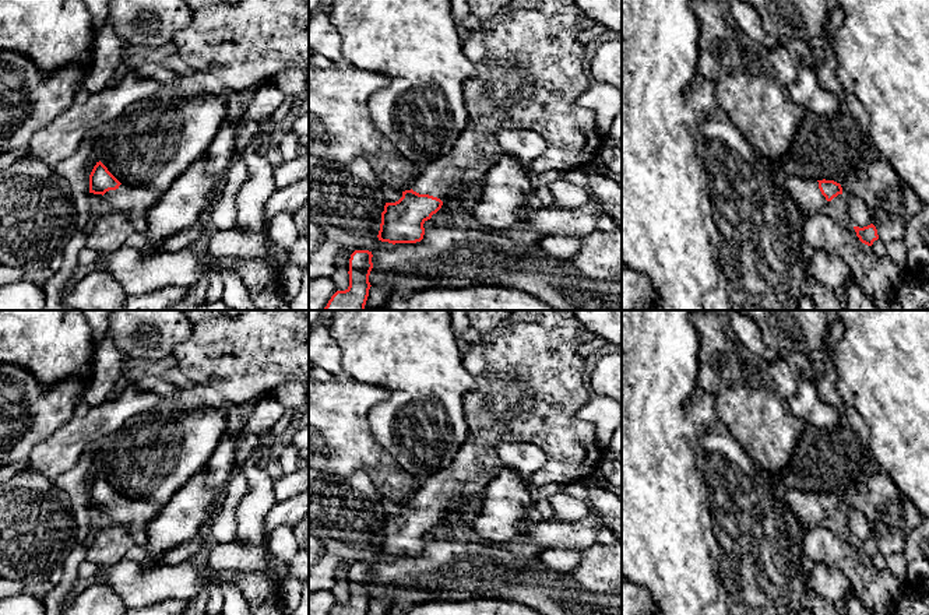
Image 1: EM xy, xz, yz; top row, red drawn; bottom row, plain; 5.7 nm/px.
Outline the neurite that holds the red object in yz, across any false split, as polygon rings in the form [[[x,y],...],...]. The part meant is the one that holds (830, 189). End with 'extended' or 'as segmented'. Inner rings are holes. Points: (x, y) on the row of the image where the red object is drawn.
[[[784,176],[782,180],[803,219],[824,211],[828,201],[842,194],[841,184],[834,180],[802,179],[798,176]]]; extended

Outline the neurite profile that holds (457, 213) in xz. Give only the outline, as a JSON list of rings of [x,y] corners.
[[[482,183],[475,190],[471,190],[465,198],[444,201],[430,219],[434,225],[444,228],[476,228],[478,222],[472,217],[472,208],[476,205],[481,193]]]

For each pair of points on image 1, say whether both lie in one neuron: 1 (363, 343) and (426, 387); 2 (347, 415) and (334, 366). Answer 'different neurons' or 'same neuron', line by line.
1: same neuron
2: different neurons

